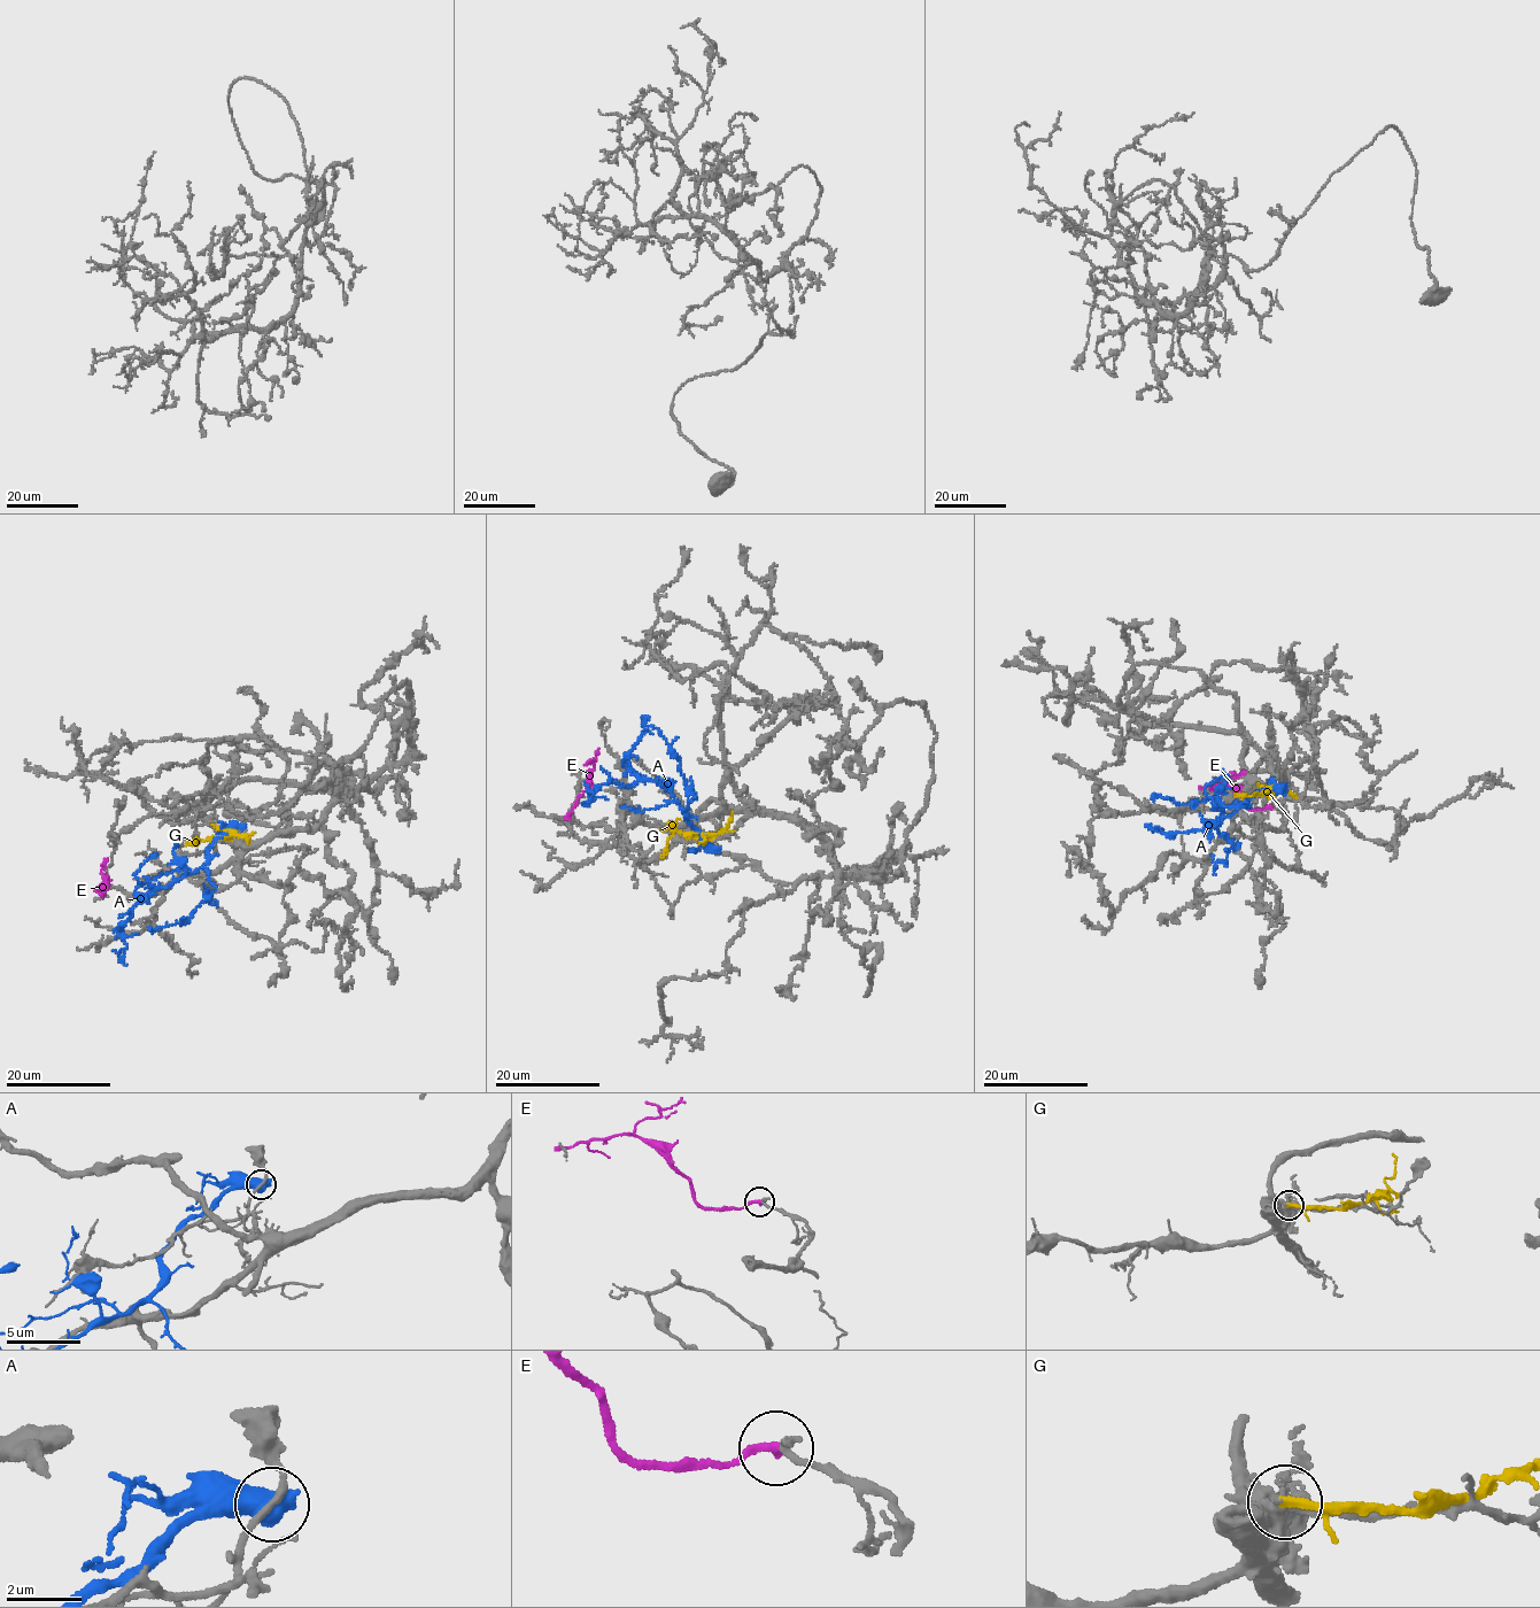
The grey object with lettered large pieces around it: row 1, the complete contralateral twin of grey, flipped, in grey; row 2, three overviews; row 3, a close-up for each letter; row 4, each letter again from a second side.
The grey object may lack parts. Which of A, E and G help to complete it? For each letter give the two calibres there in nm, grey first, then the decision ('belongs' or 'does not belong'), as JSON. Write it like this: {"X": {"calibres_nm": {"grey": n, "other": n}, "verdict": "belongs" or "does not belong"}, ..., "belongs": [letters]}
{"A": {"calibres_nm": {"grey": 190, "other": 750}, "verdict": "does not belong"}, "E": {"calibres_nm": {"grey": 160, "other": 240}, "verdict": "belongs"}, "G": {"calibres_nm": {"grey": 480, "other": 260}, "verdict": "does not belong"}, "belongs": ["E"]}

